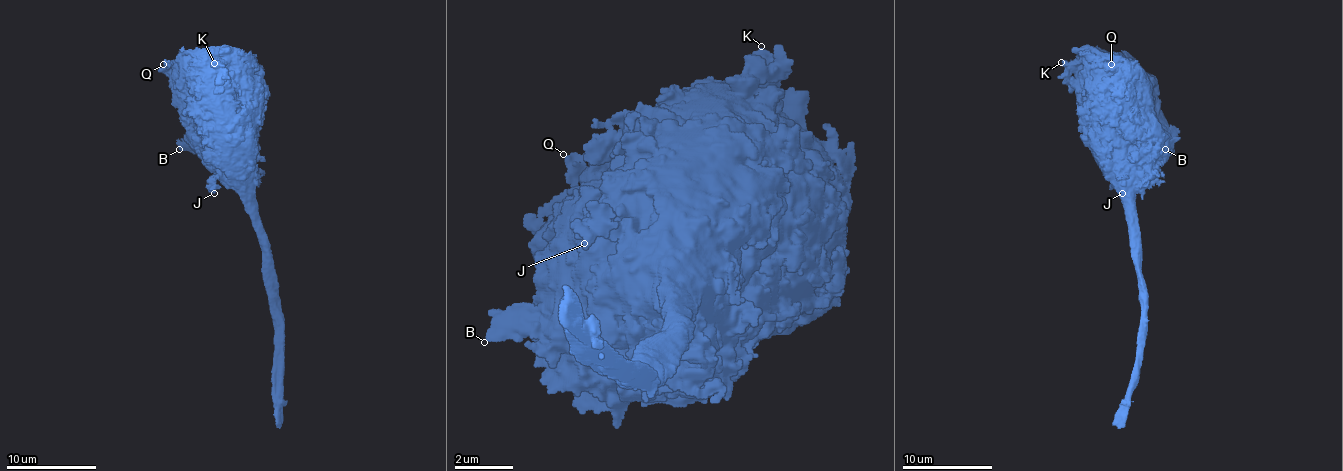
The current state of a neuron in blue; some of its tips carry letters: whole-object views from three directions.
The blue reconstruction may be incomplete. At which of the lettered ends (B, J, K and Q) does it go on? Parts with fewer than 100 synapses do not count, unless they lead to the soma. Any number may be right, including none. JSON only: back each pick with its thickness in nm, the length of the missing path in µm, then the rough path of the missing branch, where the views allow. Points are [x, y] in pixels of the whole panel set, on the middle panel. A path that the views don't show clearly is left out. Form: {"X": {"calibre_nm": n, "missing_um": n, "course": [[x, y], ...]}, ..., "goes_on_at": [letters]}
{"goes_on_at": []}

